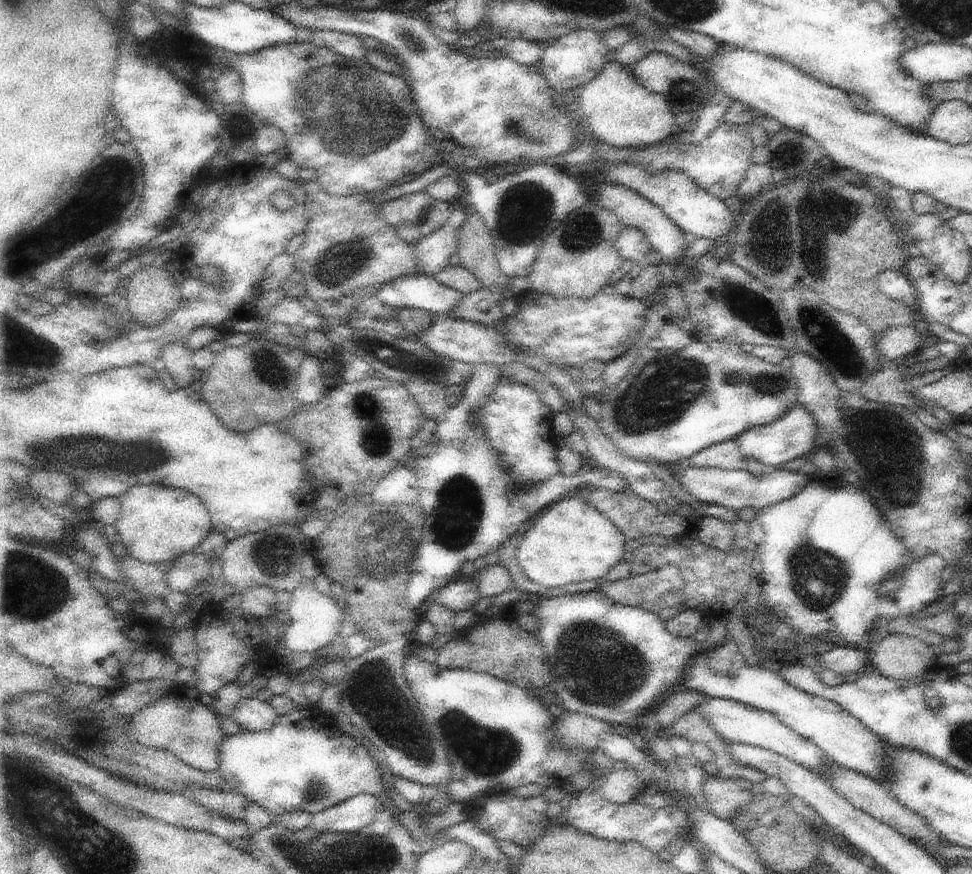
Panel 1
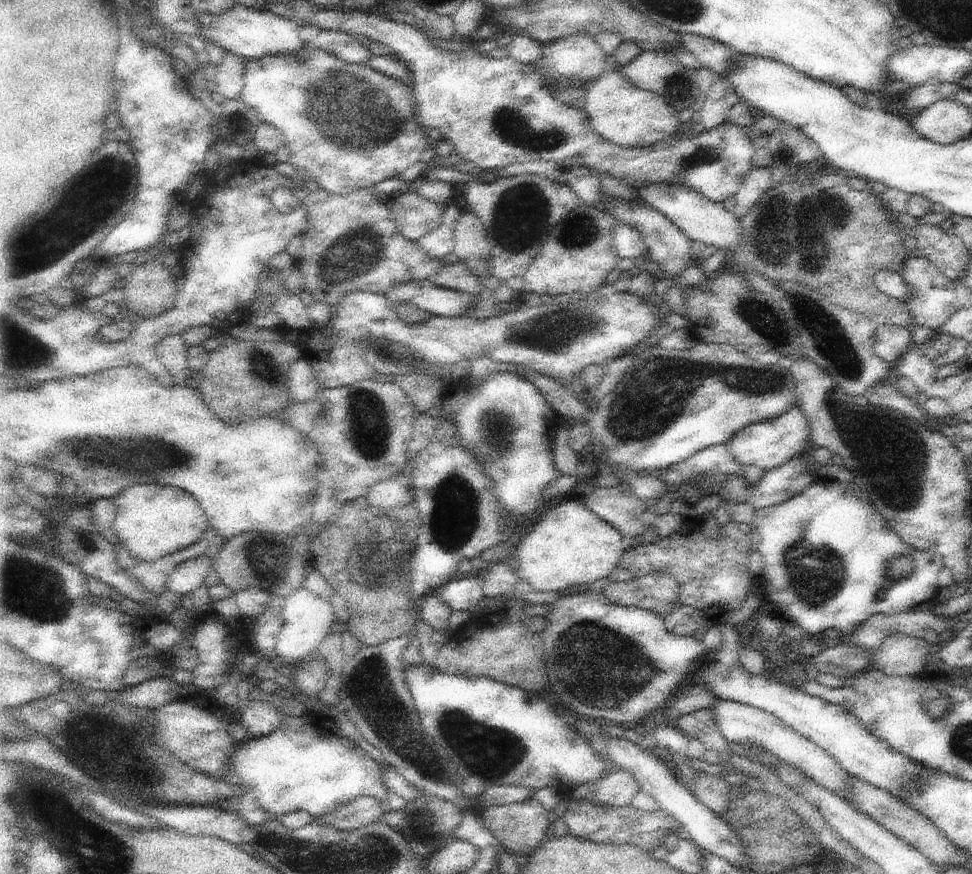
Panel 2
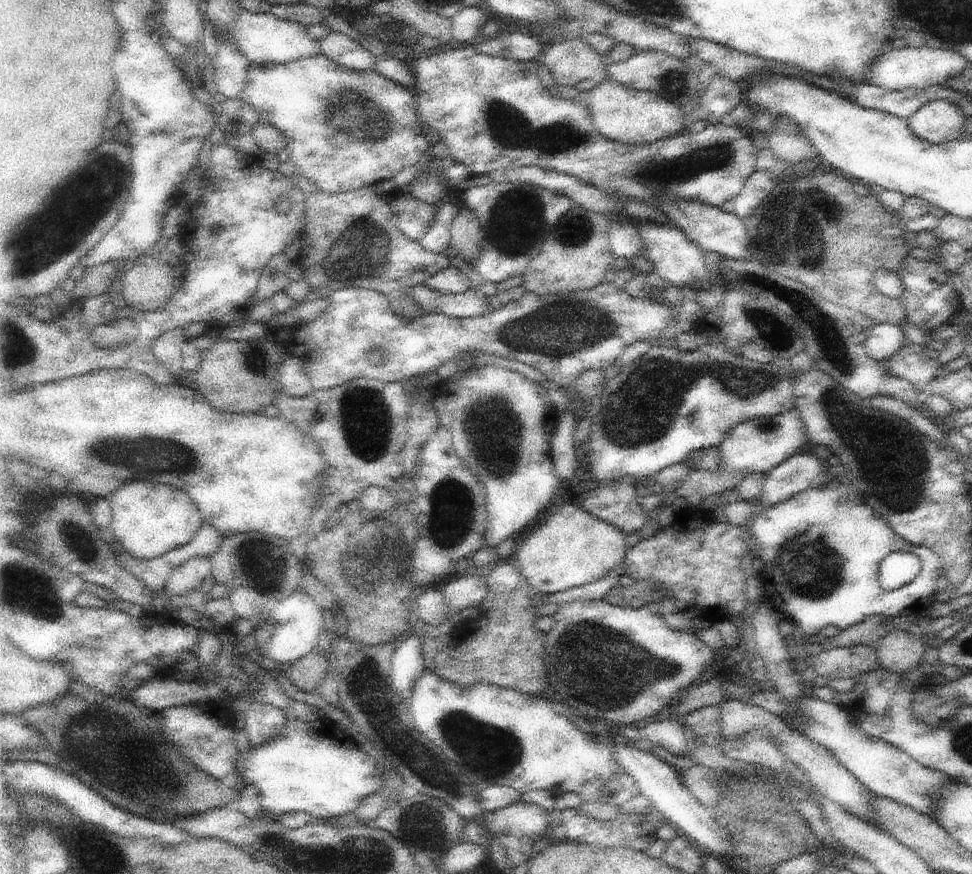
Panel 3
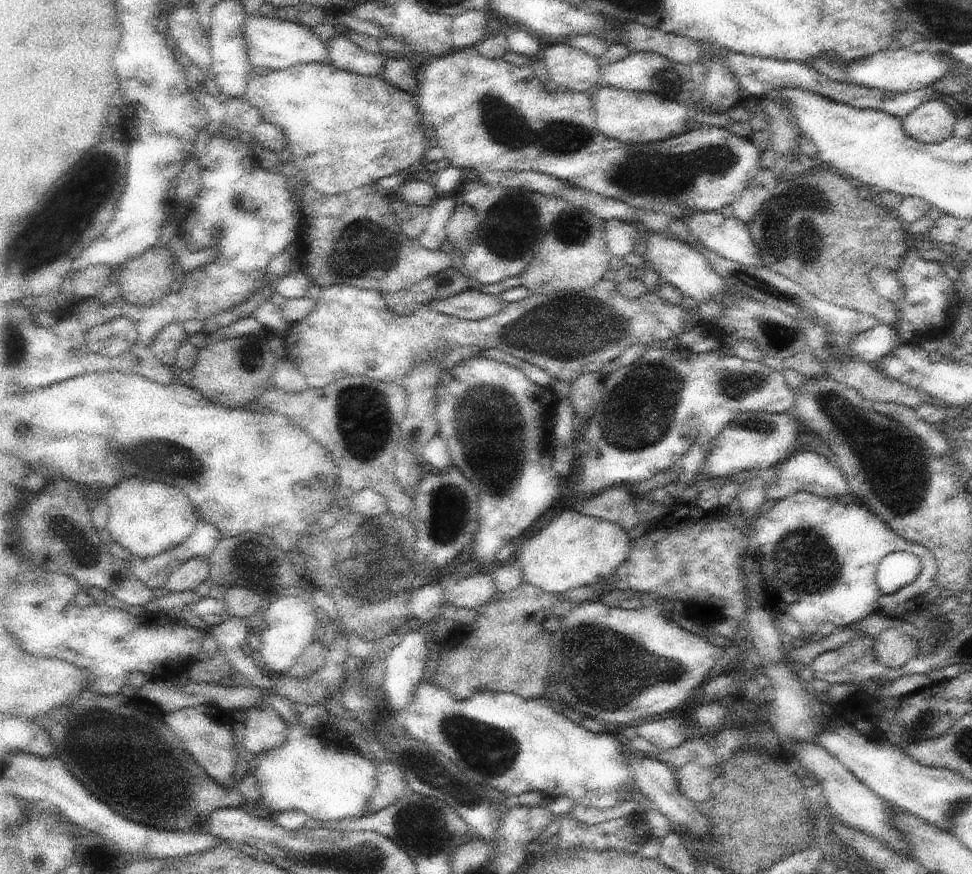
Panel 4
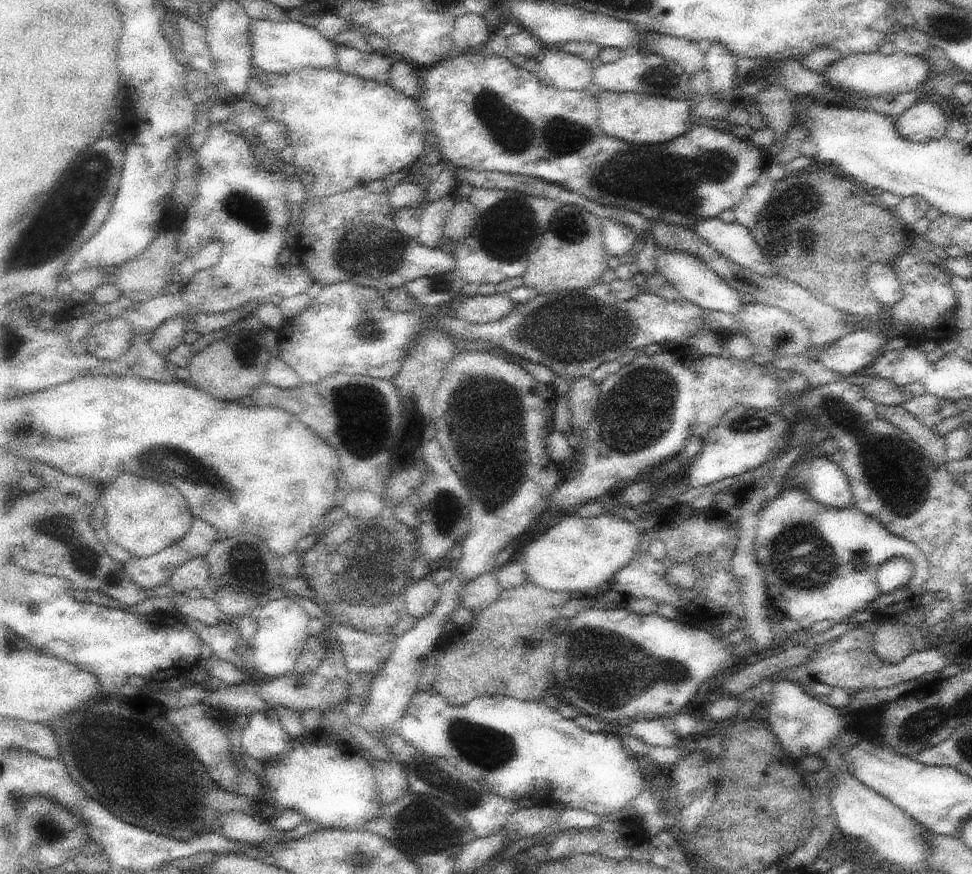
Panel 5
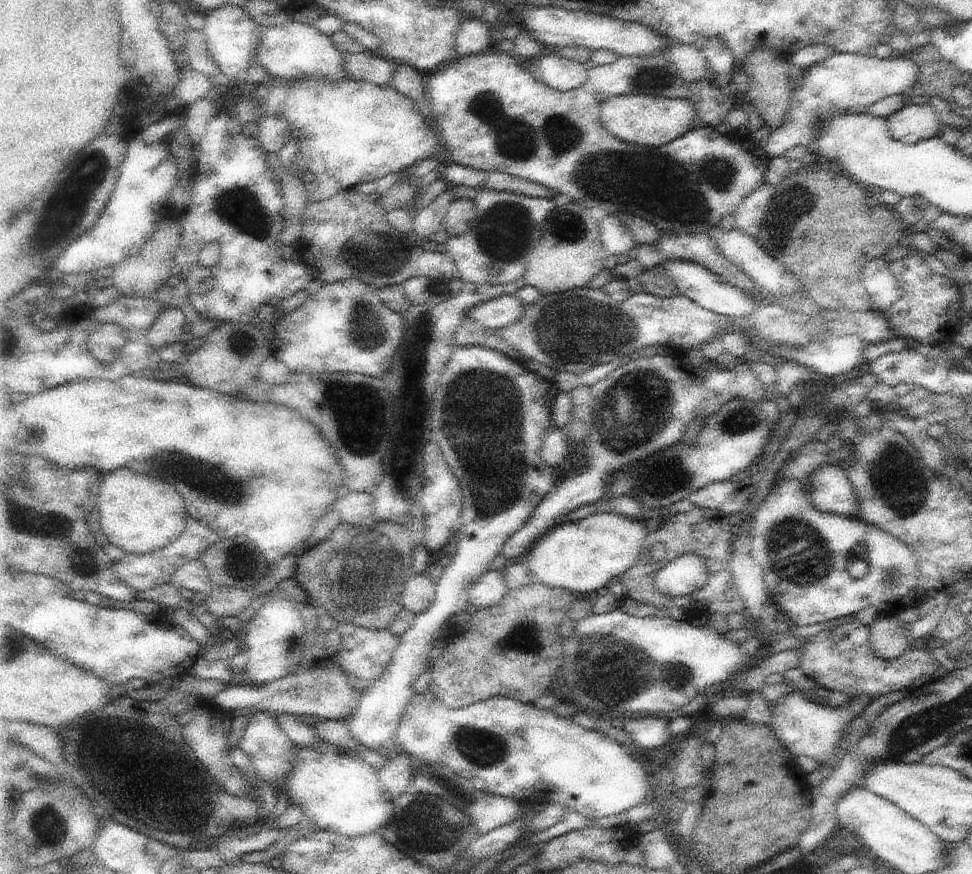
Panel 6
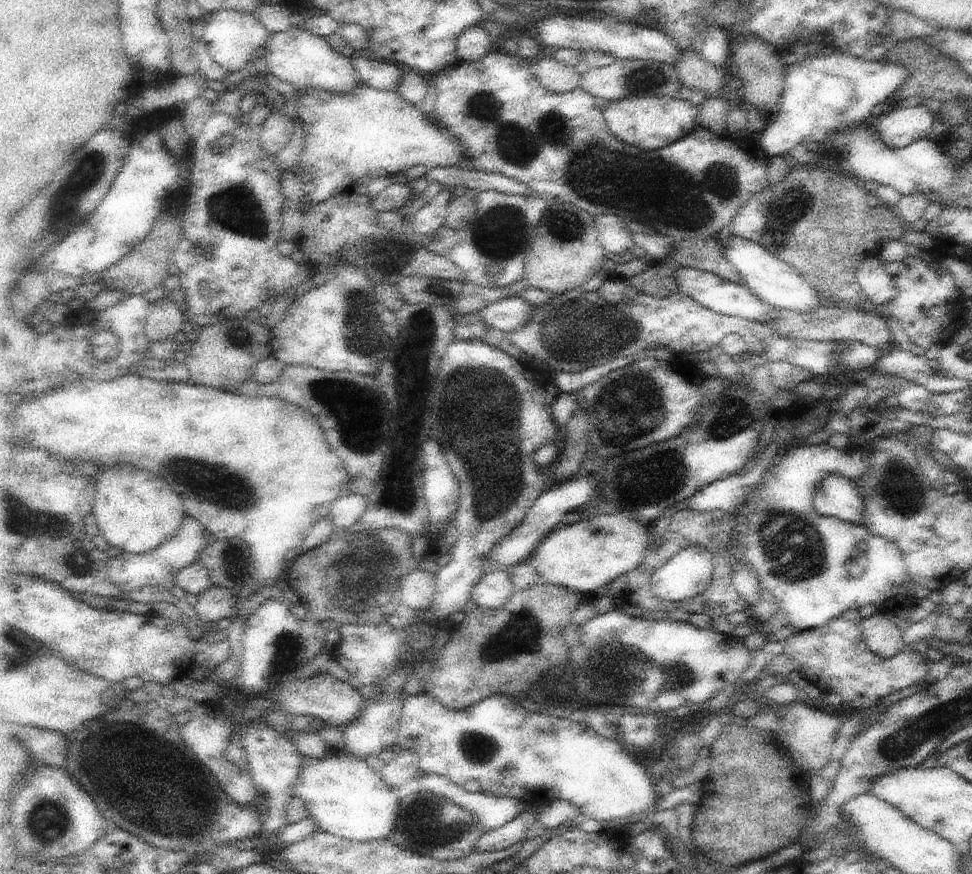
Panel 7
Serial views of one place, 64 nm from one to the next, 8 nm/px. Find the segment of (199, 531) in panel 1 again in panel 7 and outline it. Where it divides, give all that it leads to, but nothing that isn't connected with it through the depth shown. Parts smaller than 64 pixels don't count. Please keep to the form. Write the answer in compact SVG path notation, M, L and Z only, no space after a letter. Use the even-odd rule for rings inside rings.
M129 464L102 469L97 478L97 492L93 512L102 535L110 545L129 553L145 553L168 542L180 530L185 513L181 496L166 481L147 470L132 468Z

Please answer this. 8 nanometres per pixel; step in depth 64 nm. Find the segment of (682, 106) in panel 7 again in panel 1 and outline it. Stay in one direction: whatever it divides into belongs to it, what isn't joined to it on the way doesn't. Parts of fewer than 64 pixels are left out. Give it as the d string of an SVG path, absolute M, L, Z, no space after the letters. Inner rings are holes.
M613 57L598 76L583 86L577 98L579 118L599 141L615 147L644 148L666 140L677 130L675 108L660 93L640 84L633 67L621 65Z

